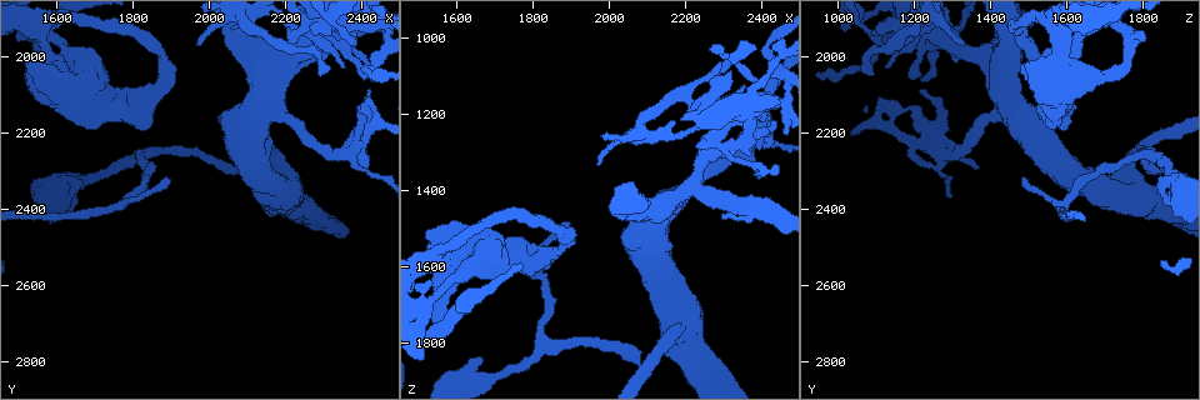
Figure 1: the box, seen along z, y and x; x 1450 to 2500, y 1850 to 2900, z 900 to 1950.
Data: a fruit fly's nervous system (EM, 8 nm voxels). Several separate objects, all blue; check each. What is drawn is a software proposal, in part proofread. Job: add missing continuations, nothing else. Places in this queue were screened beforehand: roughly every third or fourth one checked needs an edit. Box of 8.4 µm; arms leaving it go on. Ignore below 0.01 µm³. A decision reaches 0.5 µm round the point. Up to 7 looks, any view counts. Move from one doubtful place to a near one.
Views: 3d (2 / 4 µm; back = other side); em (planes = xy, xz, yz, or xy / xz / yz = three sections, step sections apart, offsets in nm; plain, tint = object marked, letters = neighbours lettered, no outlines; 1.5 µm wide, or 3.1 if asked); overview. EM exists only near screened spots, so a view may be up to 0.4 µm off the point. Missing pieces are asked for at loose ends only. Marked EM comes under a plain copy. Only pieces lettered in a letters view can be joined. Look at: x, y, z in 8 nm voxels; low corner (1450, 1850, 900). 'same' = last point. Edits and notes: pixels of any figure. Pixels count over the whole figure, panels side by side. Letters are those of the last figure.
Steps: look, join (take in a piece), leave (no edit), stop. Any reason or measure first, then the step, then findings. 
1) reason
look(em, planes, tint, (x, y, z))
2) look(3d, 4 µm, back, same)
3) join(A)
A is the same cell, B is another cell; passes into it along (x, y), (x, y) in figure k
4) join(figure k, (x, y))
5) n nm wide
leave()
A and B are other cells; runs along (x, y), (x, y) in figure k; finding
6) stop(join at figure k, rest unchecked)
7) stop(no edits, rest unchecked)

thin end
look(em, yz, step 4, letters, (1890, 2310, 1480))

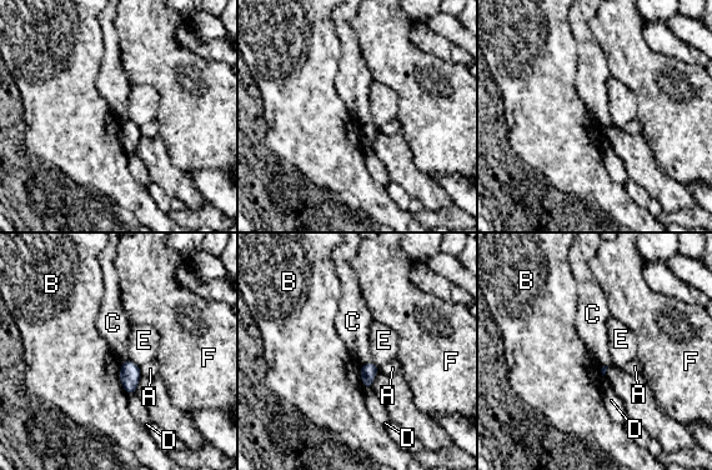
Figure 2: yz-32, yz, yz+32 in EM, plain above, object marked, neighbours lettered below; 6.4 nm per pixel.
another direction
look(em, planes, letters, same)

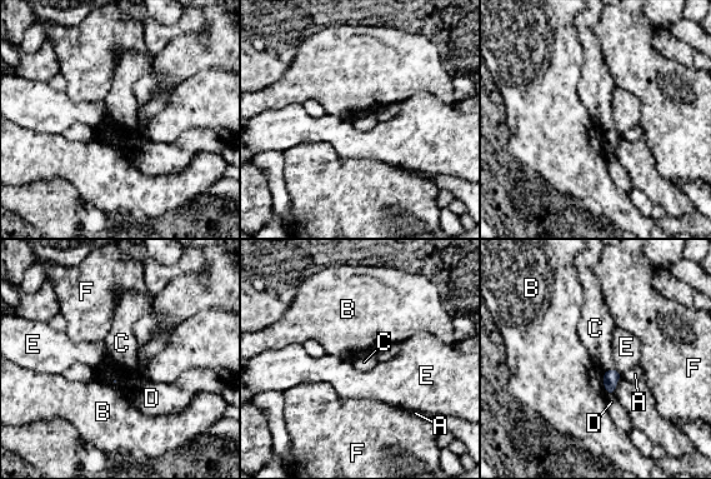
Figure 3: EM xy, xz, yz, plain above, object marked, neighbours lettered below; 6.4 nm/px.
B touches over 140 nm
leave()
A, B, C, D, E and F are other cells; border along (614, 368), (604, 372) in figure 3; no lettered piece goes on from it

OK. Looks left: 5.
free end
look(em, xy, step 4, letters, (1660, 2320, 1845))

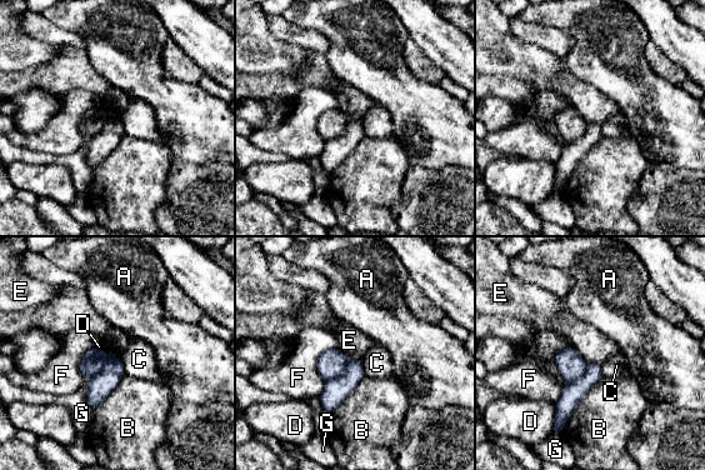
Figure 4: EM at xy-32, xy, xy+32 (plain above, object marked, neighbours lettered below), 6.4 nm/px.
another direction
look(em, planes, letters, same)

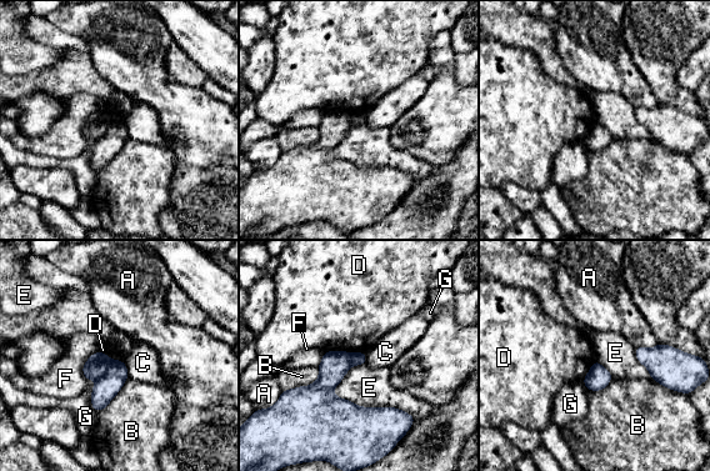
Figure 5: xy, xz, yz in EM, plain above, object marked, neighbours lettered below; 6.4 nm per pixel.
150 nm wide
leave()
A, B, C, D, E, F and G are other cells; none of them fits

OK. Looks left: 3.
four arms meet
look(em, yz, step 8, tint, (2395, 2280, 1235))

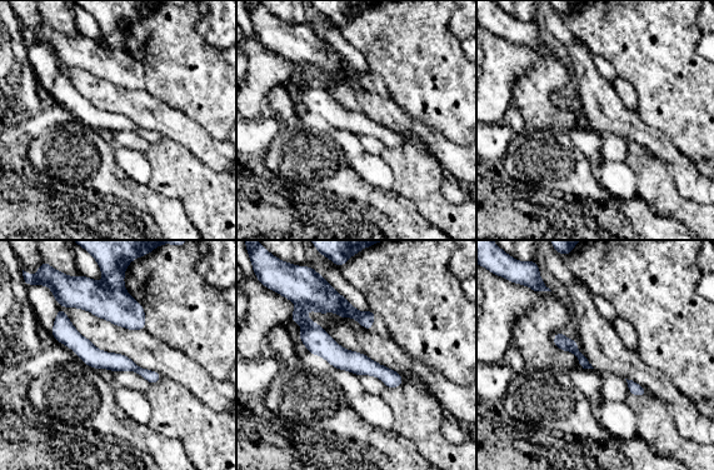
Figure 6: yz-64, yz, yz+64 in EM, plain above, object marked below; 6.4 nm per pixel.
look(em, planes, letters, same)

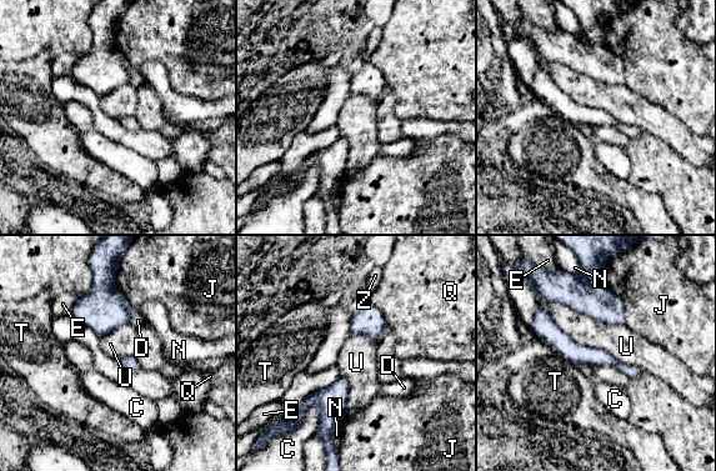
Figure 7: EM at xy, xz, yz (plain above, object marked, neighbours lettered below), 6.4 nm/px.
join(D)
D is the same cell, C, E, J, N, Q, T, U and Z are other cells; it goes on there

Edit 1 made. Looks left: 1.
stop(join at figure 7, rest unchecked)

